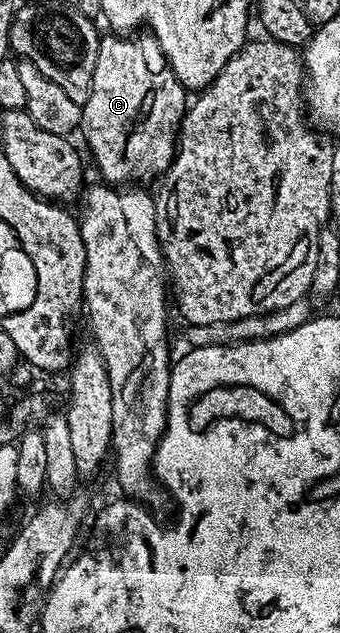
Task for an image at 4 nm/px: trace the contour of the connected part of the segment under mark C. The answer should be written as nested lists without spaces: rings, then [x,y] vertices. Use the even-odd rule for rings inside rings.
[[[109,34],[102,39],[99,54],[95,62],[95,78],[91,94],[81,110],[81,128],[85,140],[89,143],[89,152],[97,163],[96,171],[100,179],[107,182],[107,170],[123,170],[123,160],[127,144],[135,132],[135,126],[145,122],[145,100],[155,92],[157,102],[169,98],[173,106],[173,82],[176,74],[169,65],[169,59],[163,54],[159,42],[153,35],[134,35],[126,38],[121,34]]]

